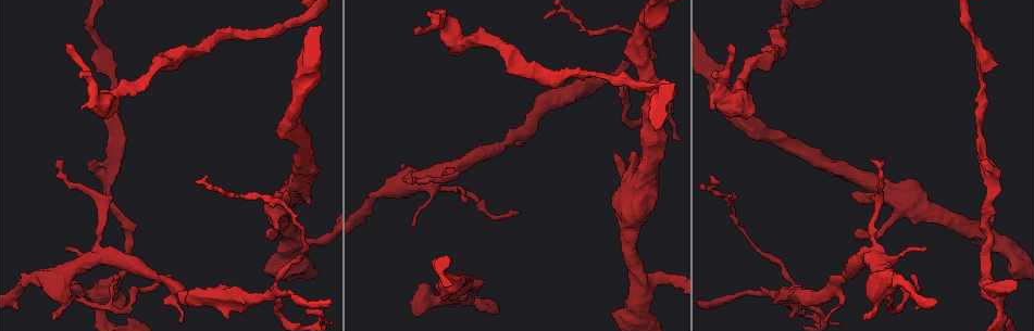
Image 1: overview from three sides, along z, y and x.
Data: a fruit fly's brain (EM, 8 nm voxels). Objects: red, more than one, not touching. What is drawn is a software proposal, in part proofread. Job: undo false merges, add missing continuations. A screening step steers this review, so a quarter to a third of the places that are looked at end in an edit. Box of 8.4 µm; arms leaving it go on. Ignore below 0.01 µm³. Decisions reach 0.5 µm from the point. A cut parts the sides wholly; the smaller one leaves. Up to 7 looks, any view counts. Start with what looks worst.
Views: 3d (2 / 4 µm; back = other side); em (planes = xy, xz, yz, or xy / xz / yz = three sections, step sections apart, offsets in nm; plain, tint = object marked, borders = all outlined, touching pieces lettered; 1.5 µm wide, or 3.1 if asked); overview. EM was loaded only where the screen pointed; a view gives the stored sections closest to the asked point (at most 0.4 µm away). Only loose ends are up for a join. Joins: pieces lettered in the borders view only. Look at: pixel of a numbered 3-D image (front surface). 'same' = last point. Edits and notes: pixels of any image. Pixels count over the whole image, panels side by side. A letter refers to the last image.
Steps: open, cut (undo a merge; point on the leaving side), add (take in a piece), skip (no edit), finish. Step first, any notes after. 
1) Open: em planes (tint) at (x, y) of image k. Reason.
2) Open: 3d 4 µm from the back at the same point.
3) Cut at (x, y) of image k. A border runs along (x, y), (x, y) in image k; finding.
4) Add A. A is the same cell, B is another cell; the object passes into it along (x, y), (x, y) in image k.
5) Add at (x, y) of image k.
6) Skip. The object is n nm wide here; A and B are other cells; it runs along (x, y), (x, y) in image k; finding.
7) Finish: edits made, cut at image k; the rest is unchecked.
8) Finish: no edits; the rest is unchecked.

Open: em xy step 8 (tint) at (1007, 291) of image 1.

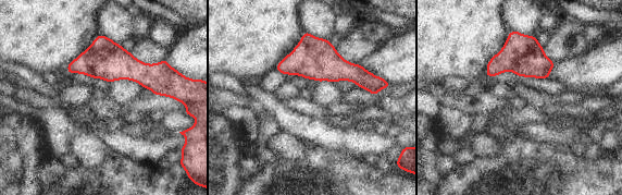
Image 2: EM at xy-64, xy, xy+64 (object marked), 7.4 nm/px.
Open: em planes (borders) at the same point. Another direction.

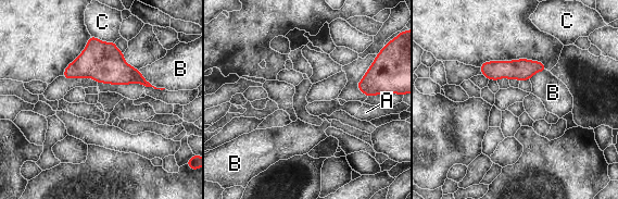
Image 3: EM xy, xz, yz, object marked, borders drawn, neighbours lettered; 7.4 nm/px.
Skip. A, B and C are other cells; a border runs along (138, 70), (152, 85), (165, 88) in image 3; no lettered piece goes on from it.

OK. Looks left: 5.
Open: em planes (tint) at (90, 161) of image 1. Free end.

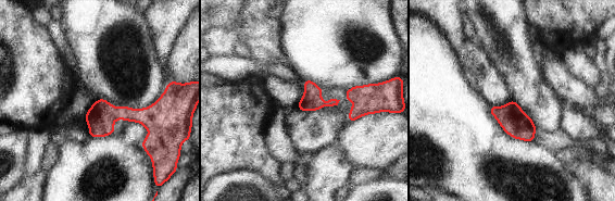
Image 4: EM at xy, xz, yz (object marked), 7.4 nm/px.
Open: em planes (borders) at the same point.

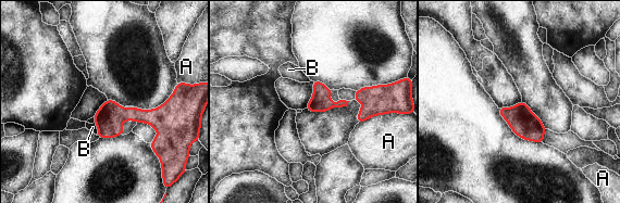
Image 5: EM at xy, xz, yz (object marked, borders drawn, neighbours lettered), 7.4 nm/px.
Skip. The longest contact is with A, 240 nm; A and B are other cells; none of them fits.

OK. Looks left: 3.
Open: 3d 4 µm at (64, 162) of image 1. Branch stops here.

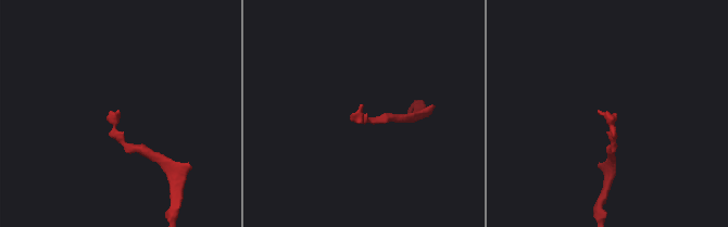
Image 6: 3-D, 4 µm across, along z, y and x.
Open: em planes (borders) at (361, 106) of image 6. Shape alone is not enough.

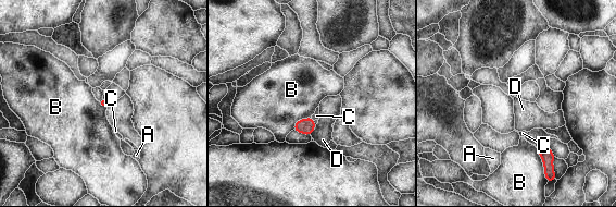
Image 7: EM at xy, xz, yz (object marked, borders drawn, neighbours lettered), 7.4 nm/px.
Skip. A, B, C and D are other cells; a border runs along (535, 147), (541, 158), (544, 173) in image 7; no lettered piece goes on from it.

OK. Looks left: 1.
Finish: no edits; the rest is unchecked.

